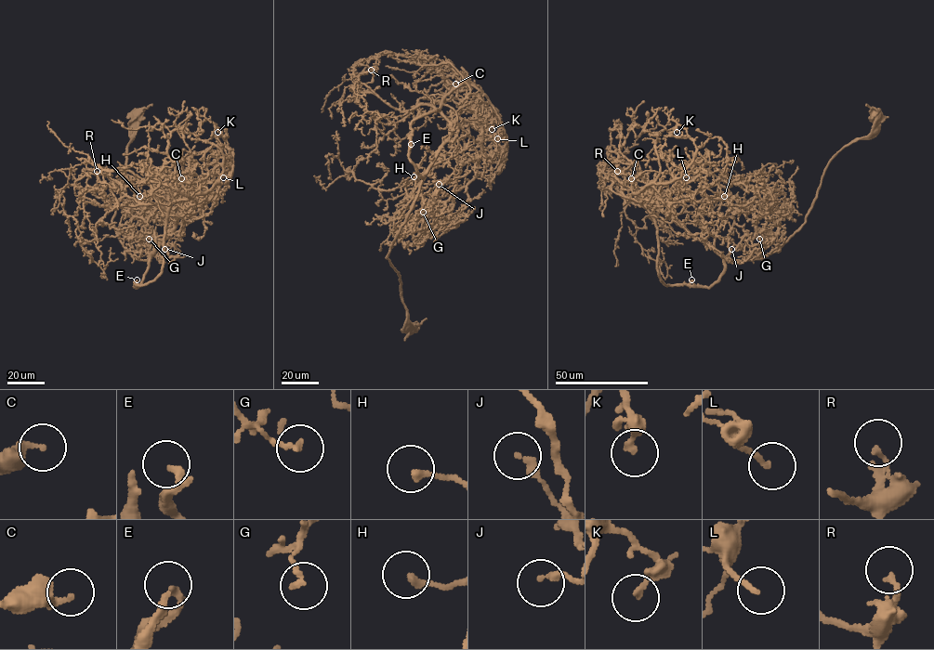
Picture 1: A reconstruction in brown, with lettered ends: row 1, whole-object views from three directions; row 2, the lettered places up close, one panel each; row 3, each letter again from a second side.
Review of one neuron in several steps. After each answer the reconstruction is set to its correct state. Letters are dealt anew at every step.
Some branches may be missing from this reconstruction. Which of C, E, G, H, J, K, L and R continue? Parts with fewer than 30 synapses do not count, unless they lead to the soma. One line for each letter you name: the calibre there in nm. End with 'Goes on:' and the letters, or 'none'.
Goes on: none

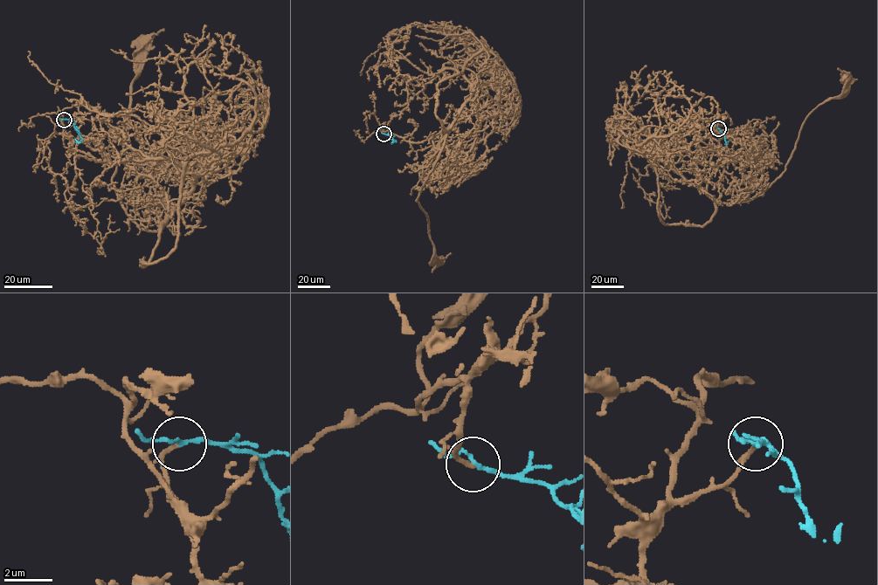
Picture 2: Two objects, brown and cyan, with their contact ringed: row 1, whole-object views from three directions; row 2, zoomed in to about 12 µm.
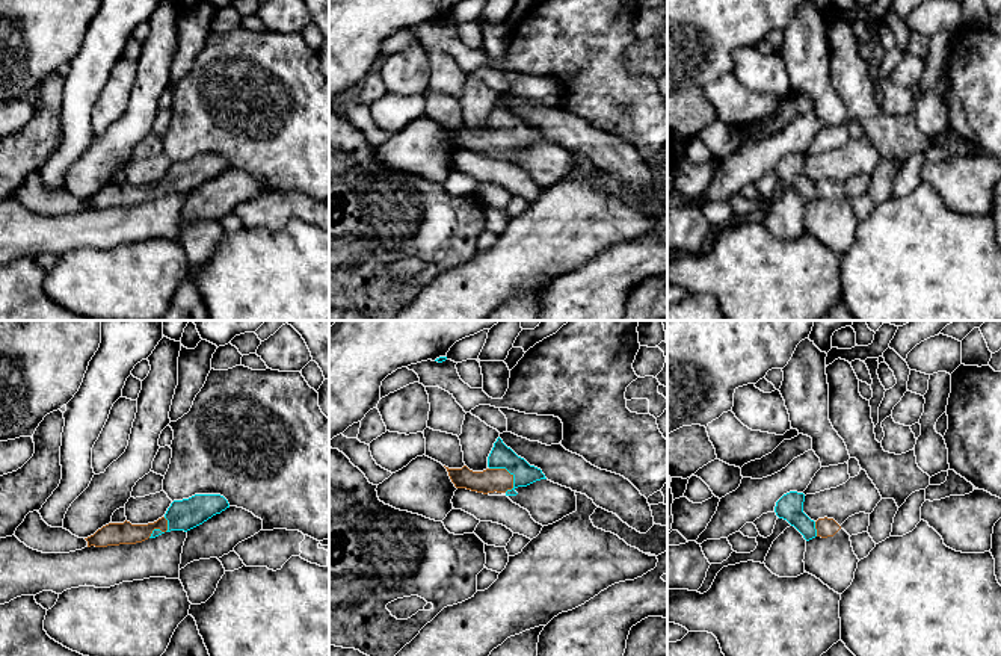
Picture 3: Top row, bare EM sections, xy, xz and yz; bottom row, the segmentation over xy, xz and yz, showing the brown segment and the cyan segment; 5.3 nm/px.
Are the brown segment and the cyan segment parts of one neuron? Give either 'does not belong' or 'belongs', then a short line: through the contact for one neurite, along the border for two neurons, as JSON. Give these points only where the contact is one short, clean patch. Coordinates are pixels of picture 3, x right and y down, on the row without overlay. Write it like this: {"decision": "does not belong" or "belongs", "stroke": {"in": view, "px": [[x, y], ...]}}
{"decision": "belongs", "stroke": {"in": "xz", "px": [[491, 141], [498, 139], [506, 132], [502, 118]]}}

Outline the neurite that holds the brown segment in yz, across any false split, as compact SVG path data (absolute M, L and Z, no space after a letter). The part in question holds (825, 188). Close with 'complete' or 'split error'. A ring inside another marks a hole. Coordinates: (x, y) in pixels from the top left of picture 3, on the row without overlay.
M790 153L776 163L775 174L779 180L784 180L794 187L806 203L815 198L833 198L841 190L833 180L824 178L817 183L811 181L803 174L803 163L803 154Z; split error

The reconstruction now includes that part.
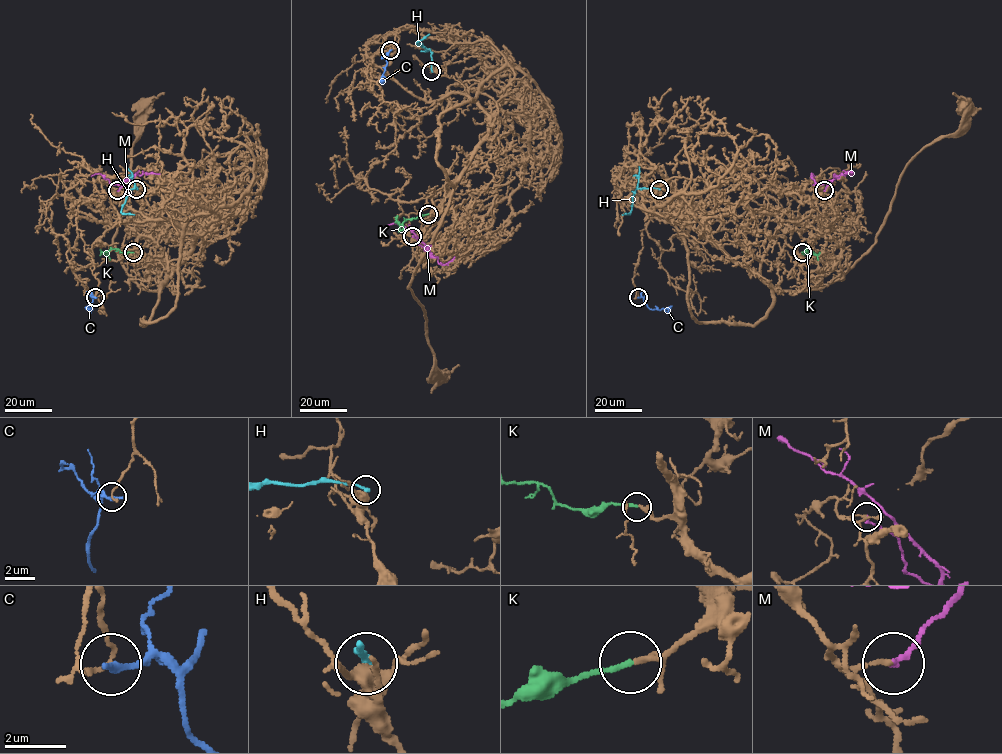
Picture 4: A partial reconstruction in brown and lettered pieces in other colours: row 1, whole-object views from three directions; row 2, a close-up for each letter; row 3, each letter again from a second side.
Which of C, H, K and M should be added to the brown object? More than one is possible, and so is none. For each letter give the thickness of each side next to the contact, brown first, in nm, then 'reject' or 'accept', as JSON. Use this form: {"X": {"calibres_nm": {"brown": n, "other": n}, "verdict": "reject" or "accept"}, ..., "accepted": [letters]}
{"C": {"calibres_nm": {"brown": 160, "other": 240}, "verdict": "reject"}, "H": {"calibres_nm": {"brown": 480, "other": 240}, "verdict": "reject"}, "K": {"calibres_nm": {"brown": 240, "other": 180}, "verdict": "accept"}, "M": {"calibres_nm": {"brown": 140, "other": 160}, "verdict": "reject"}, "accepted": ["K"]}

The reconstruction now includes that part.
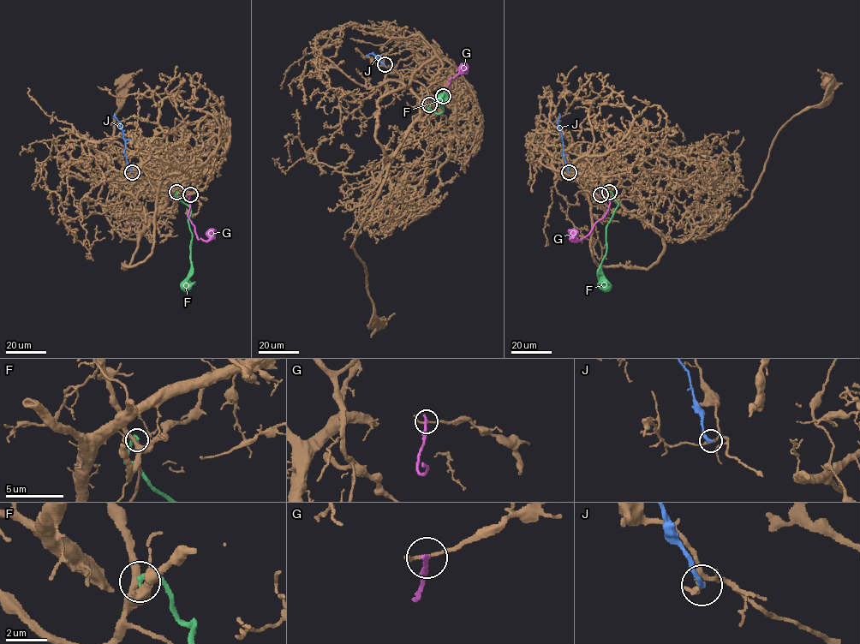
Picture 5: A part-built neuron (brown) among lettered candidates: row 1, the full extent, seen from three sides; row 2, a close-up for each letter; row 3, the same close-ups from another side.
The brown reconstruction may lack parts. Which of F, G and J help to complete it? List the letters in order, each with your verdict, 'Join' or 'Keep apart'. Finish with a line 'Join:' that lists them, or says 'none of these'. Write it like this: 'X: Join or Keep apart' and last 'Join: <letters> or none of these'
F: Keep apart
G: Keep apart
J: Keep apart
Join: none of these

